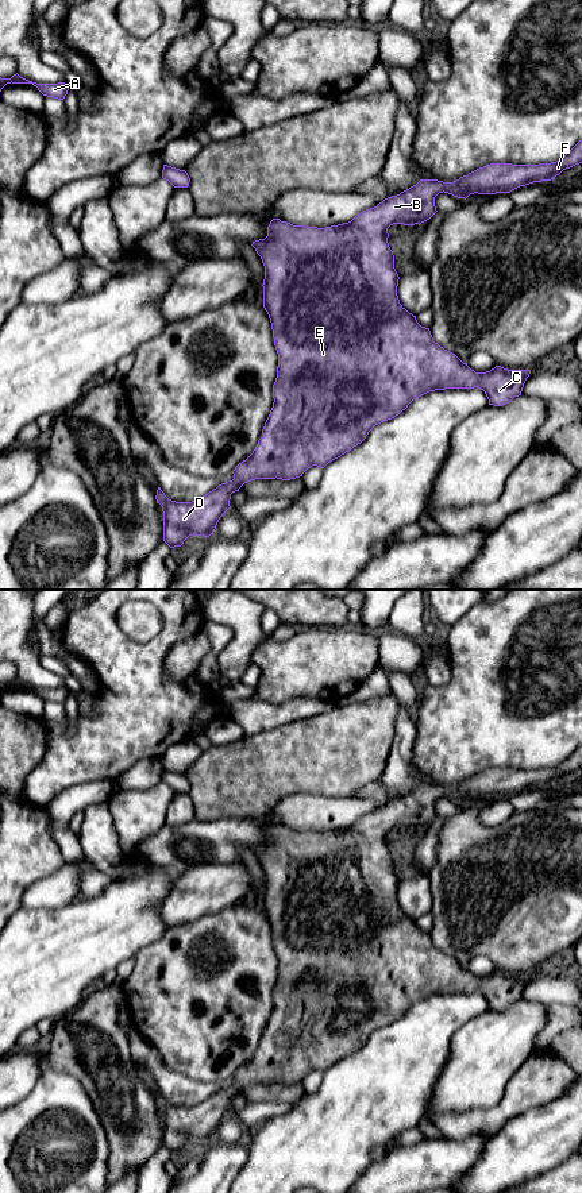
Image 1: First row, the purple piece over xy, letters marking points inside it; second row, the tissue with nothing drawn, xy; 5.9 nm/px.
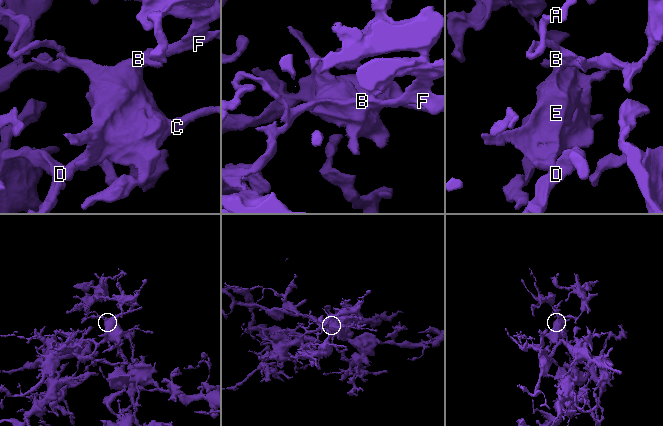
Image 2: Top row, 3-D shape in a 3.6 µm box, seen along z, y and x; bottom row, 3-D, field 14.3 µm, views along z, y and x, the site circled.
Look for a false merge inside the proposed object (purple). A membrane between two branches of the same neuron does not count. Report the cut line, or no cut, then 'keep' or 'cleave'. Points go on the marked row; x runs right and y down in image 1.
no cut | keep

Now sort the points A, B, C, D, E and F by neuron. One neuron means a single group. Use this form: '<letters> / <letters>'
A B C D E F

